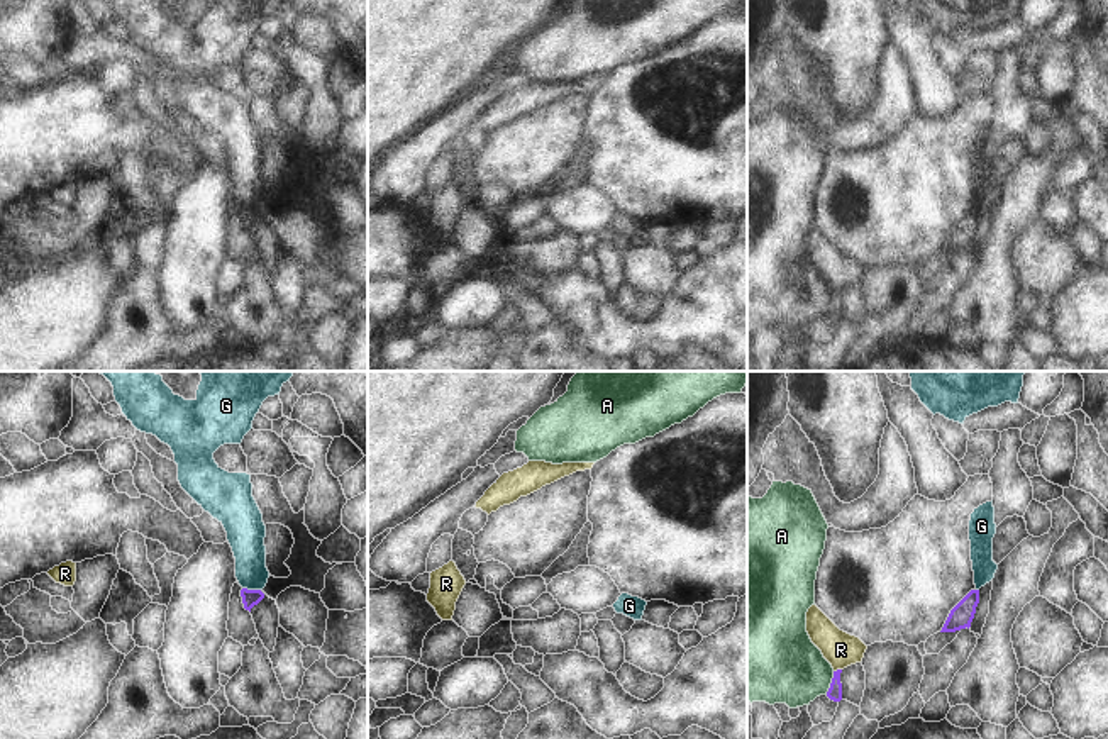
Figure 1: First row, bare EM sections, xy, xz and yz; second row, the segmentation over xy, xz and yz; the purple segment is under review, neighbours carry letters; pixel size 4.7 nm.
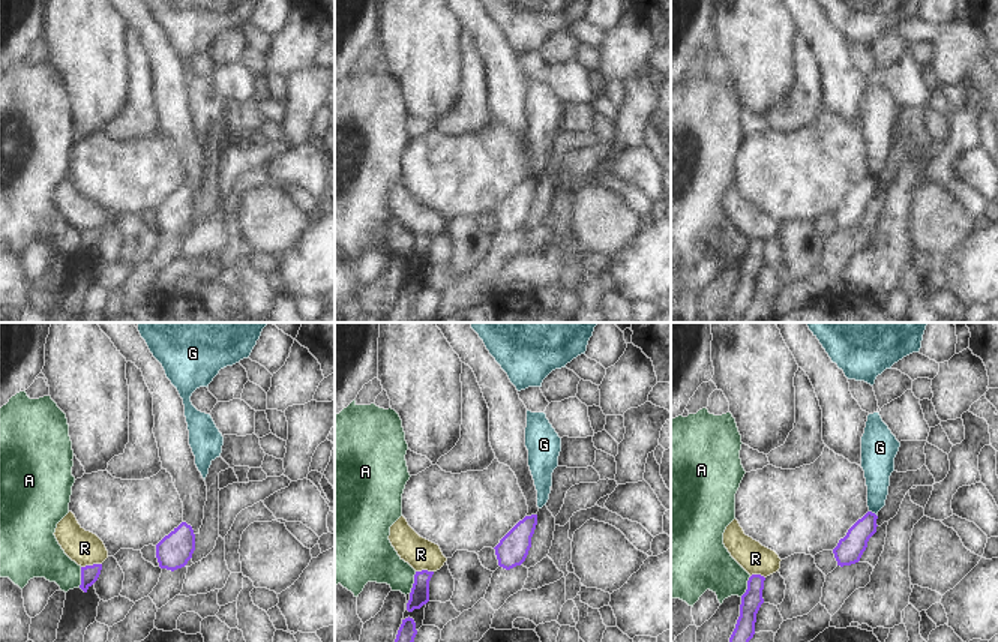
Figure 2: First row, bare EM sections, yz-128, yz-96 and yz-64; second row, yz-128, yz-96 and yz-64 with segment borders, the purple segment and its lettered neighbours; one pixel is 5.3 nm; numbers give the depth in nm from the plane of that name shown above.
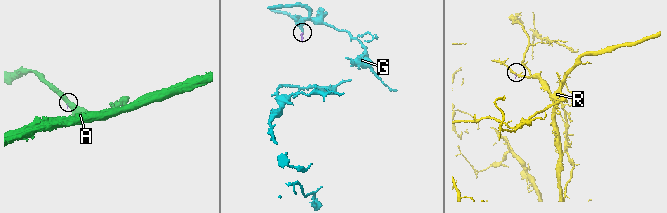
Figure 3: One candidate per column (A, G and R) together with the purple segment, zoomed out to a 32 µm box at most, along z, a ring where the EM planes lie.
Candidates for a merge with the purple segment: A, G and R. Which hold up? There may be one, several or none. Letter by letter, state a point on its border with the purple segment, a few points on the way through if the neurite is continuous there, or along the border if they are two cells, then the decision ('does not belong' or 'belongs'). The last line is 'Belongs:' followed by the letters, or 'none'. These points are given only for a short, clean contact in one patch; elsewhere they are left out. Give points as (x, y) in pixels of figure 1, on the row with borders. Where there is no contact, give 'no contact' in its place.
A: yz (830, 683) | along yz (834, 672), (825, 694) | does not belong
G: xy (251, 590) | along xy (243, 587), (260, 590) | does not belong
R: yz (837, 670) | along yz (841, 668), (834, 672) | does not belong
Belongs: none

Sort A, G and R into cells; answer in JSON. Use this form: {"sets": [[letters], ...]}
{"sets": [["A"], ["G"], ["R"]]}

